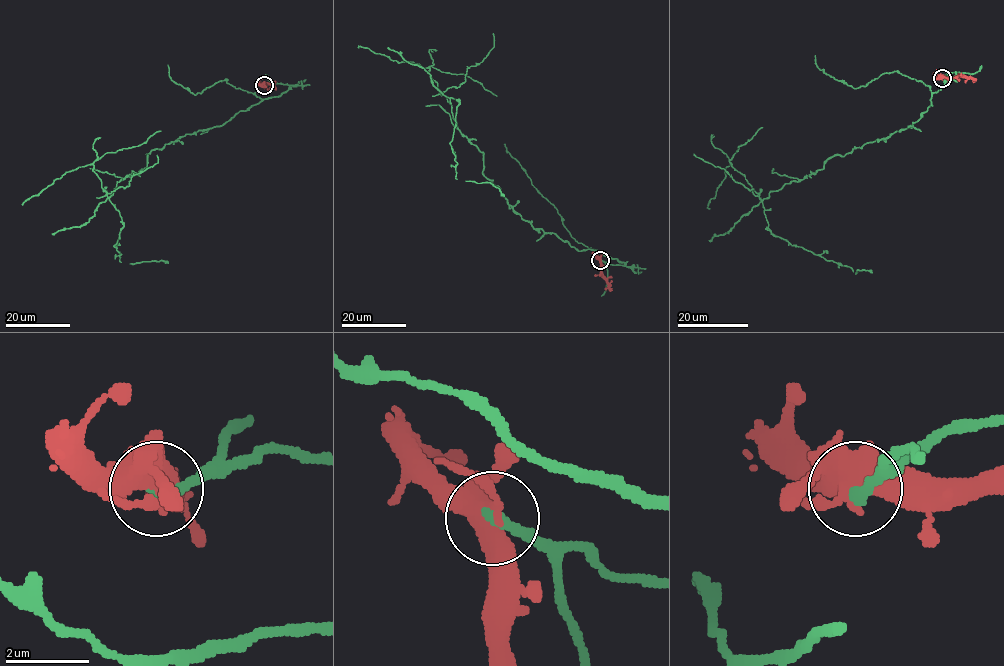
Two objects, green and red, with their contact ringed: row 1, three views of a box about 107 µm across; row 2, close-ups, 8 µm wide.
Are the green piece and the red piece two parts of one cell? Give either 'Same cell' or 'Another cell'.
Another cell

